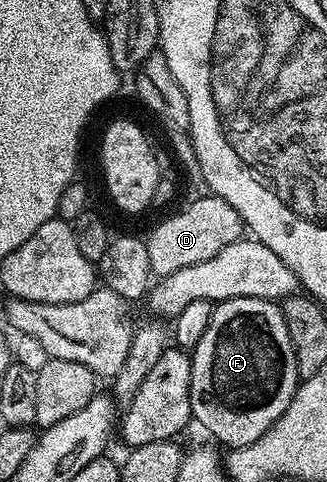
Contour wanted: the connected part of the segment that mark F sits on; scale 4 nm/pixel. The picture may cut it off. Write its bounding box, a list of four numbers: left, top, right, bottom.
[190,297,301,449]

